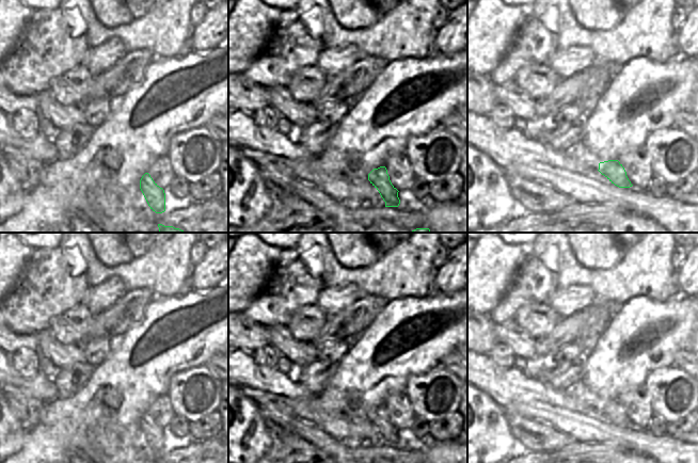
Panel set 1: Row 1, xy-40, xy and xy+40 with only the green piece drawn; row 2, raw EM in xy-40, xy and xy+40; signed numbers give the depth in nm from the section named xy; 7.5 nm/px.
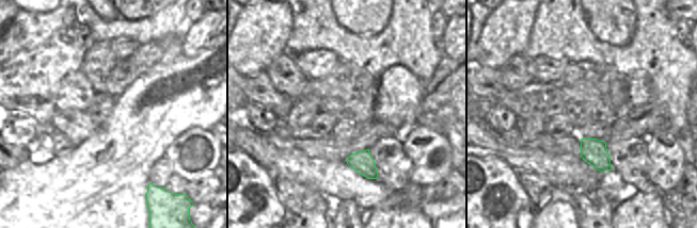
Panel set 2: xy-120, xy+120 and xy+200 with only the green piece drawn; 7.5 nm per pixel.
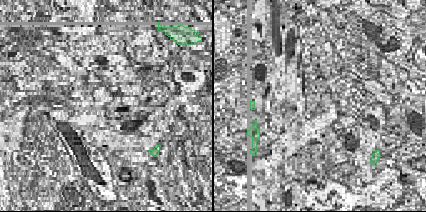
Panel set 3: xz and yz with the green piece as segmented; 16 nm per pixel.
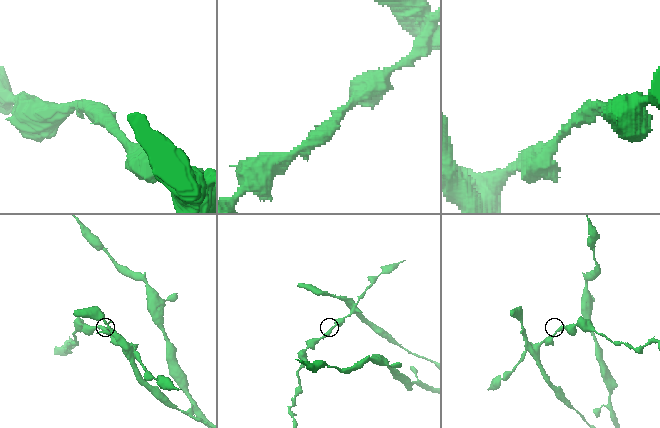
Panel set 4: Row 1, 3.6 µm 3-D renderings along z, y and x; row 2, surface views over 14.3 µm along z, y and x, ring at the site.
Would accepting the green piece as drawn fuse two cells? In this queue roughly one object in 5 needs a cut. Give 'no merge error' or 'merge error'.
no merge error

